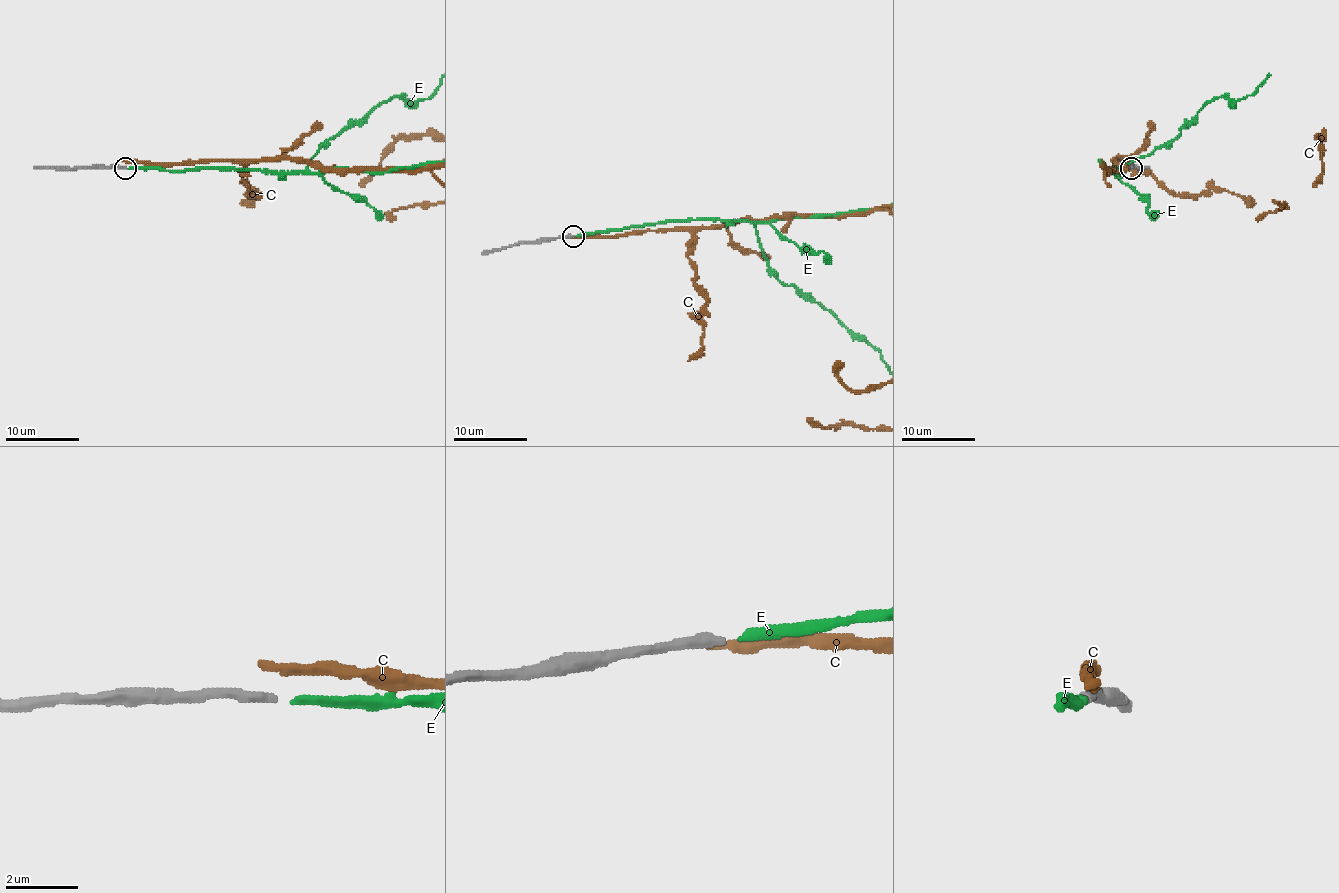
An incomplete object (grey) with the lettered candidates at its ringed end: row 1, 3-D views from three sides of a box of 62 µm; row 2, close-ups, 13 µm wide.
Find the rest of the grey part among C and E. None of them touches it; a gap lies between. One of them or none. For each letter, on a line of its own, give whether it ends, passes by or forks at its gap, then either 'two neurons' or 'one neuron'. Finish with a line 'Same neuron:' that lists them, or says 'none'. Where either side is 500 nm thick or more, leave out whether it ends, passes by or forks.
C: it ends; two neurons
E: it ends; one neuron
Same neuron: E

